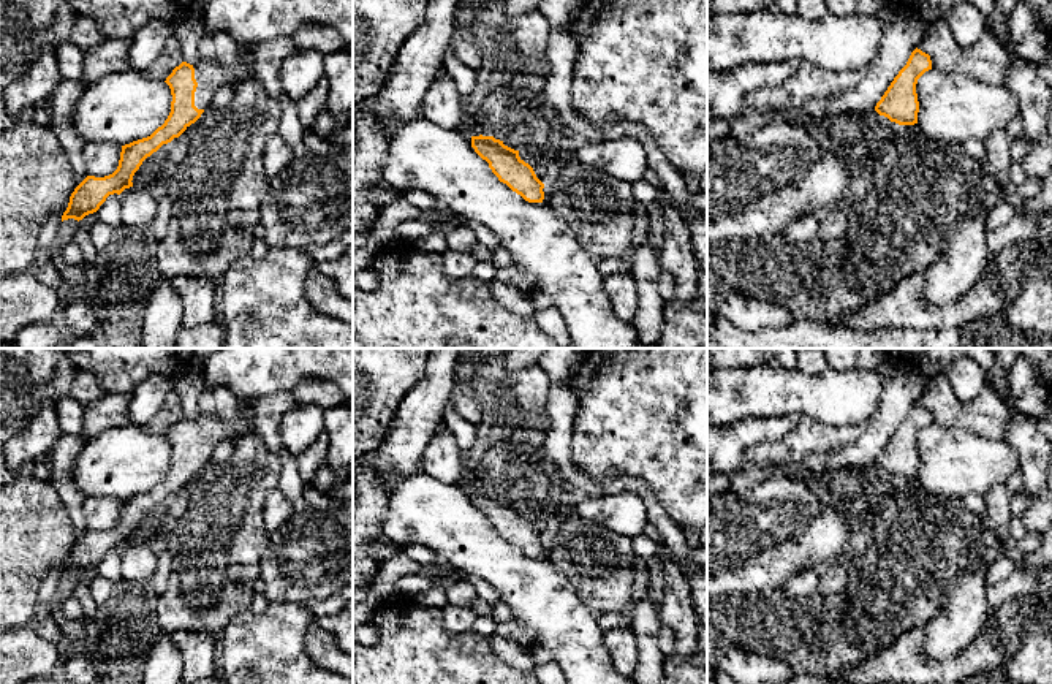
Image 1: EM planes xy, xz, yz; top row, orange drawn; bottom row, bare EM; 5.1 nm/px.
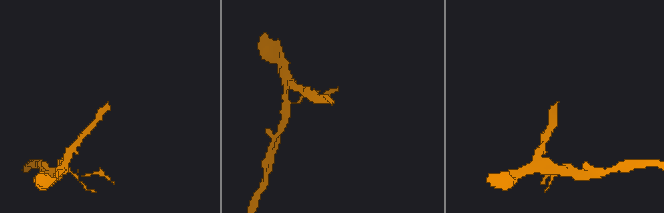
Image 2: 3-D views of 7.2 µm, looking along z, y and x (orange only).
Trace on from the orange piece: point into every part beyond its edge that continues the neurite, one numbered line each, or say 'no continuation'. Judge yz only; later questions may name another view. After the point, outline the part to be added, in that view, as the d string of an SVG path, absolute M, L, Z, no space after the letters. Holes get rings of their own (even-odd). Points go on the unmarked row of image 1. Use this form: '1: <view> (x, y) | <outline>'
no continuation

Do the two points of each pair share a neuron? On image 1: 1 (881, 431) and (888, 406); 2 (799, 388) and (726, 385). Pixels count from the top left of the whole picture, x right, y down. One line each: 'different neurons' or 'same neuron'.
1: same neuron
2: same neuron

